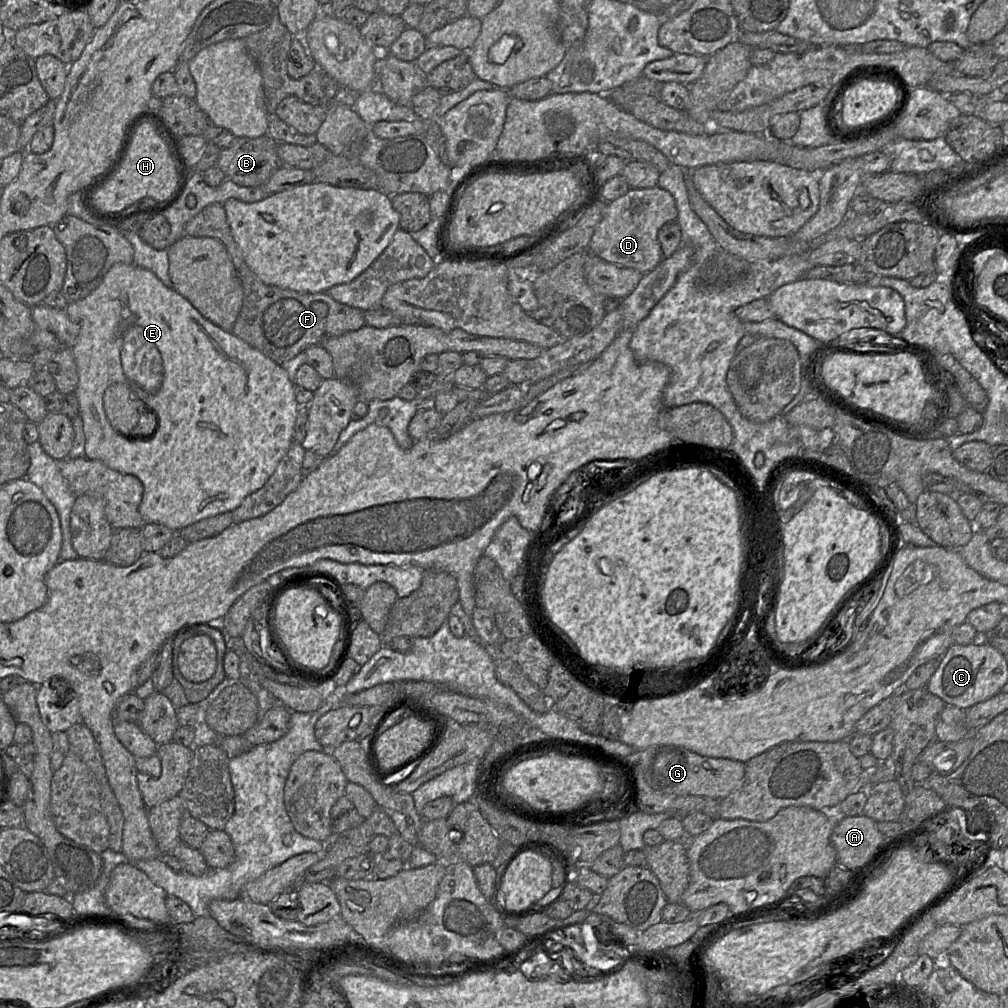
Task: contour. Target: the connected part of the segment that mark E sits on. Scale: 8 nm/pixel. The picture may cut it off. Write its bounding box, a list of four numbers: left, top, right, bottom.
[65,264,299,531]

